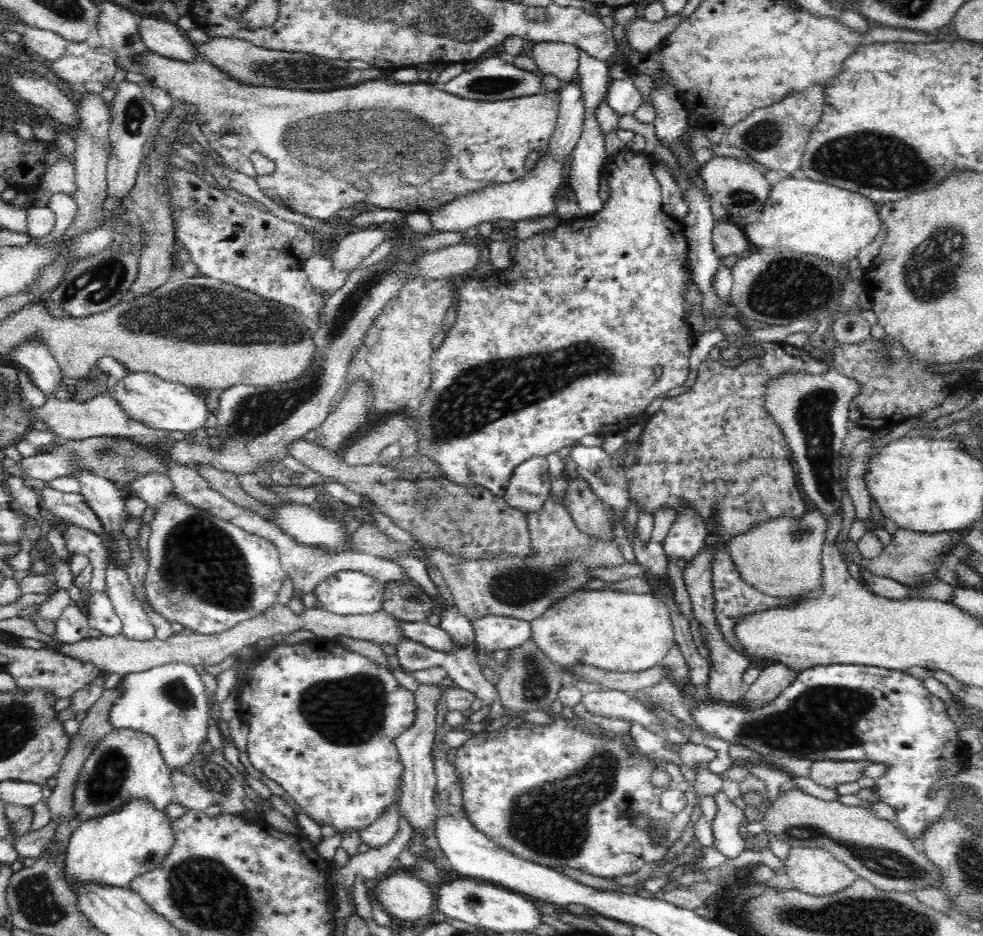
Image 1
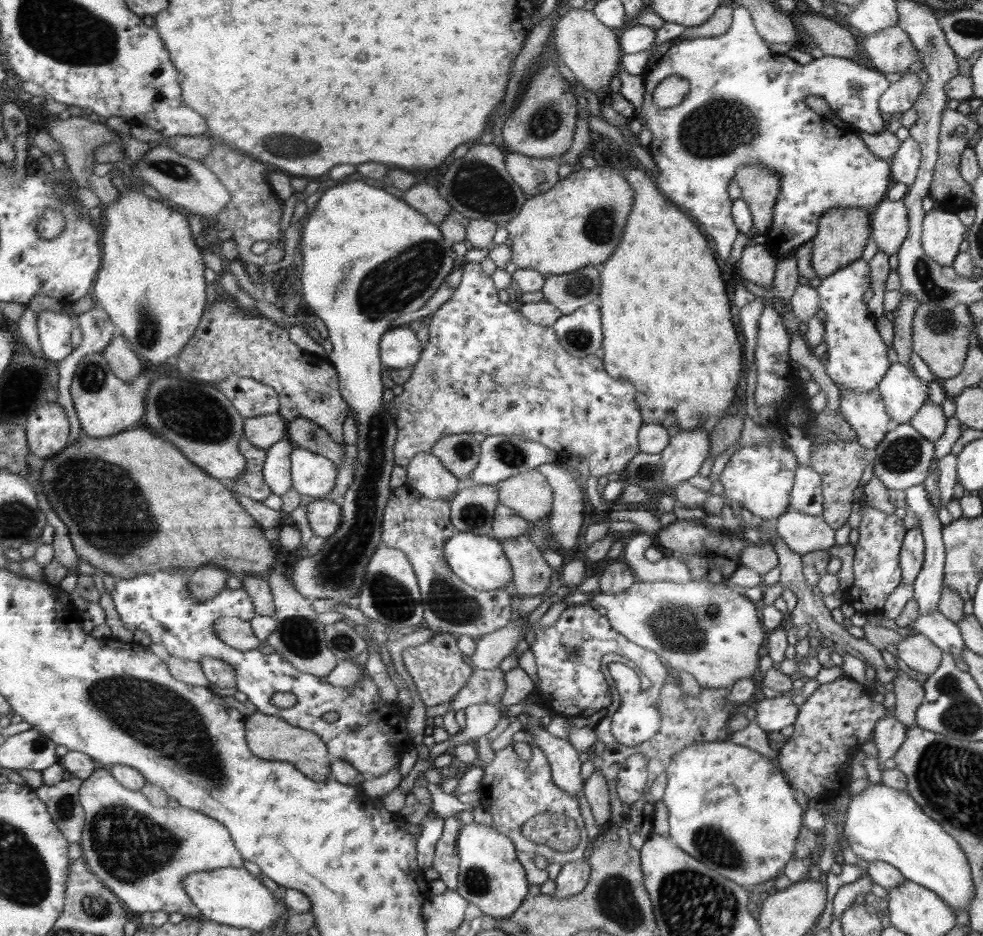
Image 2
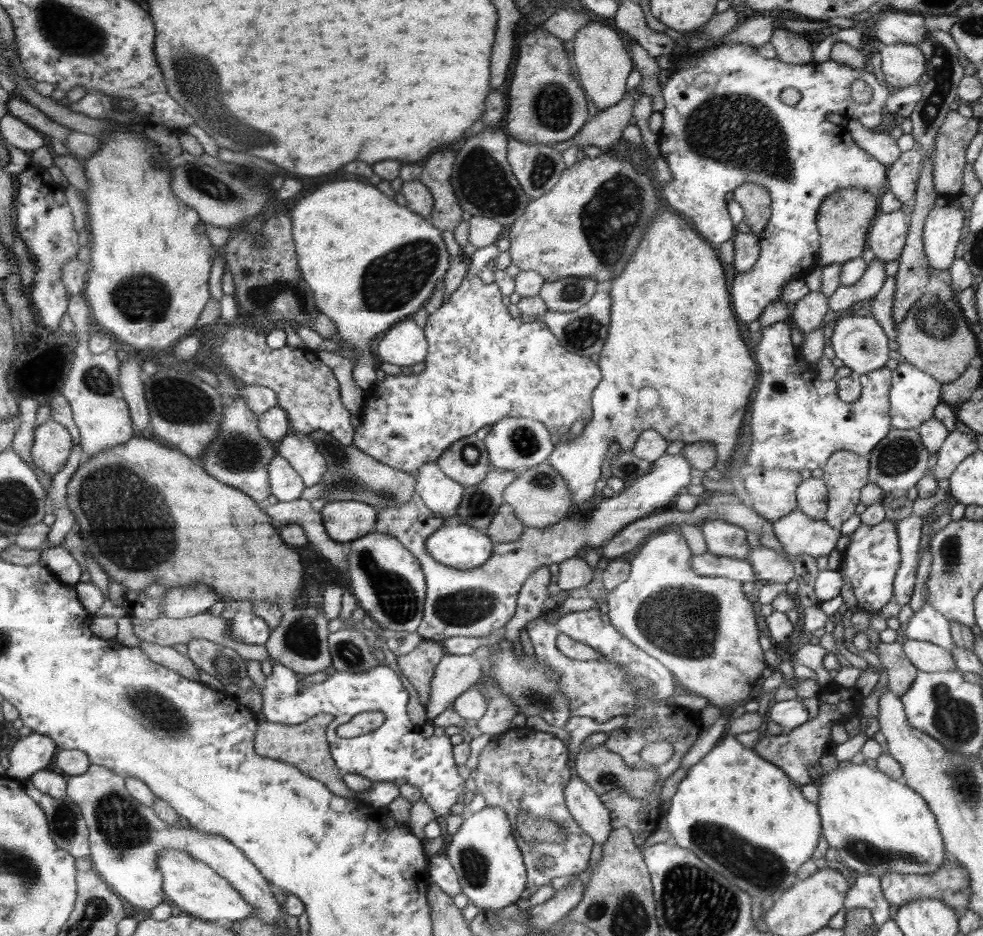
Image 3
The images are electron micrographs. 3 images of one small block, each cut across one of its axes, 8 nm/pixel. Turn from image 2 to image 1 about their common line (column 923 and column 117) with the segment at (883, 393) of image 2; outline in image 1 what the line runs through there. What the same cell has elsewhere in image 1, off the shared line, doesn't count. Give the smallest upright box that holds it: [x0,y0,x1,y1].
[112,372,208,438]

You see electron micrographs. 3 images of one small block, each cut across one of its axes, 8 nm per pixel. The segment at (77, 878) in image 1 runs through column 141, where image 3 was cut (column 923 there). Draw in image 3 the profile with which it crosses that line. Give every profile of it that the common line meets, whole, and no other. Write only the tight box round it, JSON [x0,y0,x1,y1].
[816,763,946,877]

